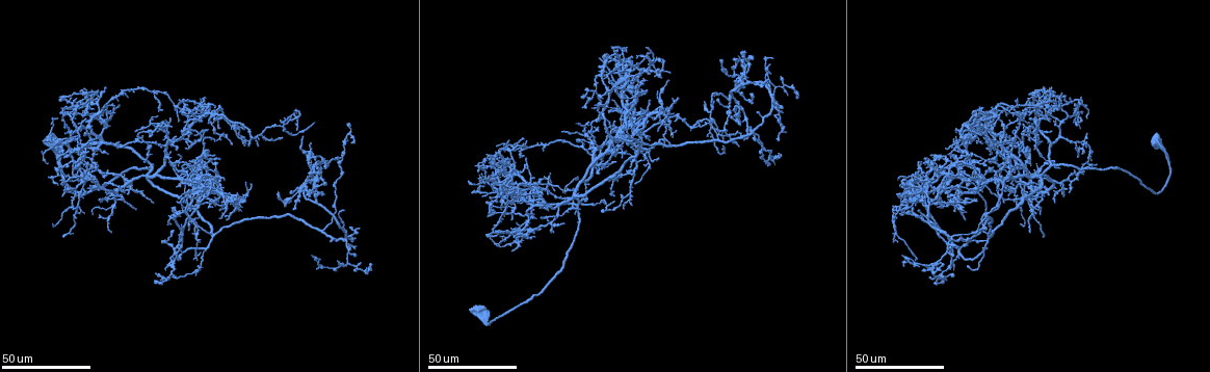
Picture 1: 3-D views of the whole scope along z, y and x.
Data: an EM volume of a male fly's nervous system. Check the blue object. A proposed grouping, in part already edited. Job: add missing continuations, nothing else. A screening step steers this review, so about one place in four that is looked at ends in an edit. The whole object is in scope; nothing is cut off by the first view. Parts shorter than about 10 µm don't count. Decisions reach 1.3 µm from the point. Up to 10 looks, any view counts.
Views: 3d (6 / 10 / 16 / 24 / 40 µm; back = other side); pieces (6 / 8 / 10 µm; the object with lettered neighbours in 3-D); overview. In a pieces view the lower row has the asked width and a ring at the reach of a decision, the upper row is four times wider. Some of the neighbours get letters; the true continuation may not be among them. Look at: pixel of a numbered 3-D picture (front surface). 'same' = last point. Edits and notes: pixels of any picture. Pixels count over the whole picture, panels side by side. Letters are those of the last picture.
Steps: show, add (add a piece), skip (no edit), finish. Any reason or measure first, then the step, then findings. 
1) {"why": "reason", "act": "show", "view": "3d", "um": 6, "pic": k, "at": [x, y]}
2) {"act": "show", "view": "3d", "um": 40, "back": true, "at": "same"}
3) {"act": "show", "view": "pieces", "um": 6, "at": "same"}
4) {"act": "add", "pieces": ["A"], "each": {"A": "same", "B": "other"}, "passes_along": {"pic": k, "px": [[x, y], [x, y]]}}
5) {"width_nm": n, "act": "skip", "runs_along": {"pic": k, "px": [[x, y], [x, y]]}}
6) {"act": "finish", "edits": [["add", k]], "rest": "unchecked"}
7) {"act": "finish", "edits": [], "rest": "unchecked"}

{"why": "long arm stops here", "act": "show", "view": "3d", "um": 24, "pic": 1, "at": [718, 130]}

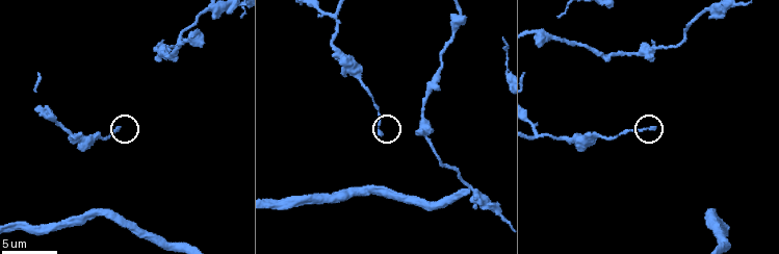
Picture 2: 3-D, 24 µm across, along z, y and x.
{"act": "show", "view": "pieces", "um": 6, "pic": 2, "at": [656, 128]}

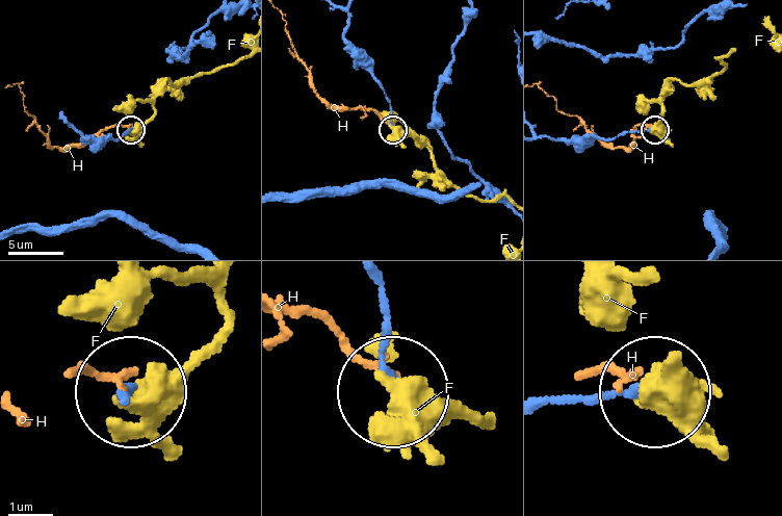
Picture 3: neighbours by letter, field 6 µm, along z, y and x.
{"width_nm": 230, "act": "skip", "each": {"F": "other", "H": "other"}, "runs_along": {"pic": 3, "px": [[373, 281], [392, 388]]}, "found": "none of them fits"}

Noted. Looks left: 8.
{"act": "show", "view": "3d", "um": 24, "pic": 1, "at": [645, 138]}

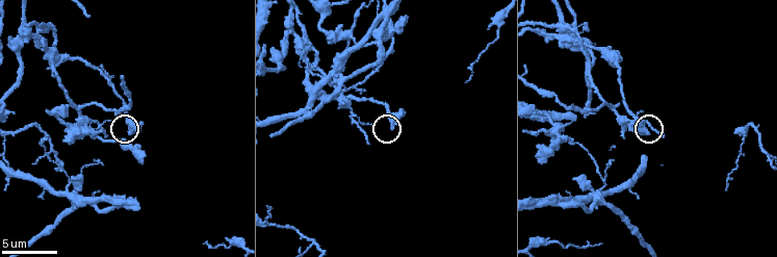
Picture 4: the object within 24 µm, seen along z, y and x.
{"act": "show", "view": "pieces", "um": 6, "pic": 4, "at": [648, 130]}

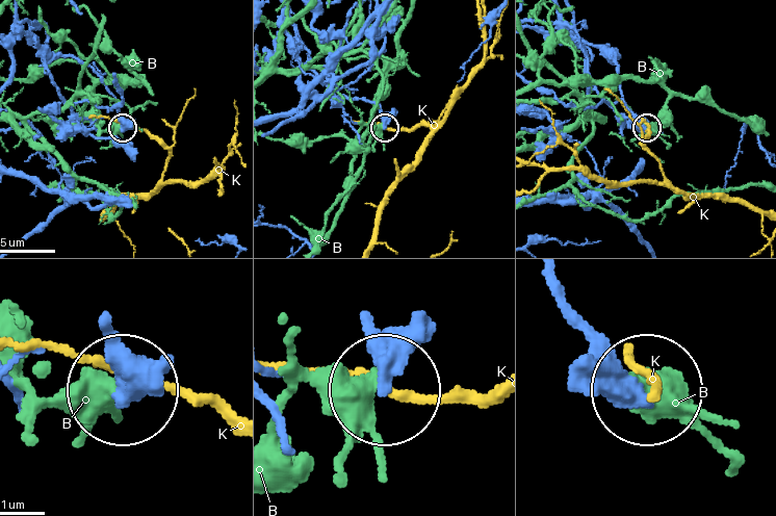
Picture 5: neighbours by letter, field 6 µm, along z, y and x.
{"width_nm": 410, "act": "skip", "each": {"B": "other", "K": "other"}, "found": "no lettered piece goes on from it"}

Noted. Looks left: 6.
{"why": "an open end", "act": "show", "view": "3d", "um": 24, "pic": 1, "at": [215, 121]}

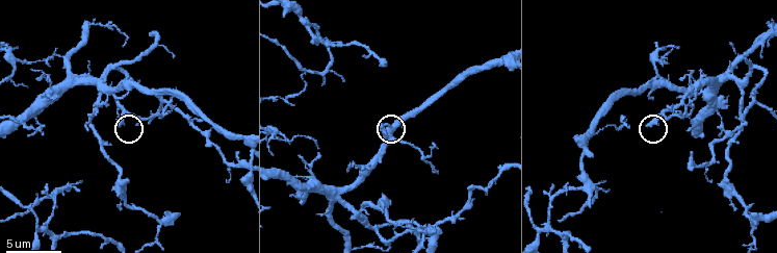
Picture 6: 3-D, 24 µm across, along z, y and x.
{"why": "what lies round it", "act": "show", "view": "pieces", "um": 6, "pic": 6, "at": [650, 126]}

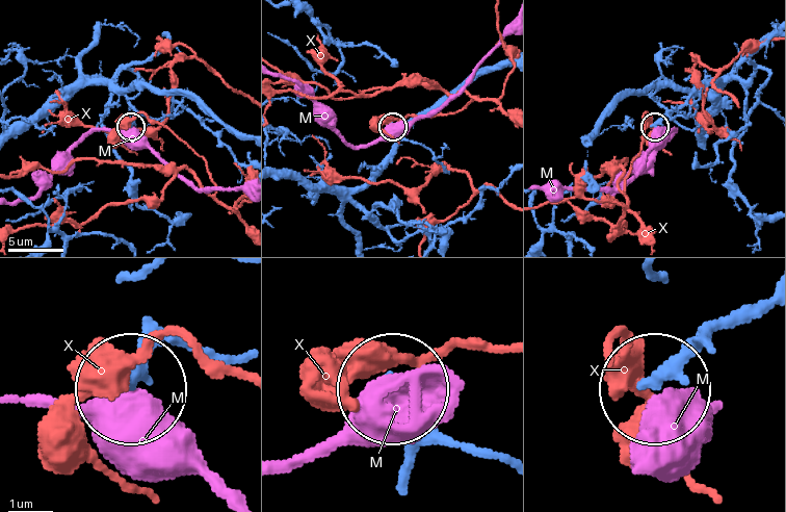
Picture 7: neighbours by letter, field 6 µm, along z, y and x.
{"act": "skip", "each": {"M": "other", "X": "other"}, "runs_along": {"pic": 7, "px": [[18, 134], [90, 84], [118, 90], [134, 109], [133, 125]]}, "found": "none of them fits"}

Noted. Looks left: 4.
{"why": "thick end", "act": "show", "view": "3d", "um": 24, "pic": 1, "at": [330, 242]}

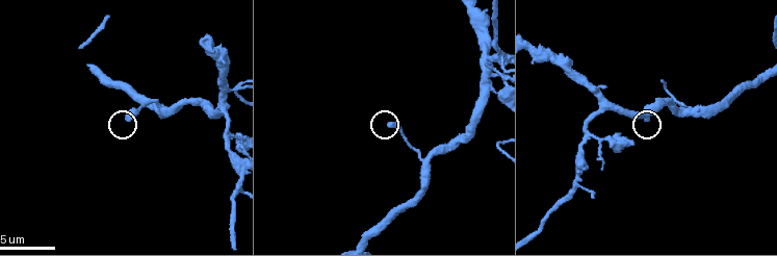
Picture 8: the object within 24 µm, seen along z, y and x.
{"act": "show", "view": "pieces", "um": 10, "pic": 8, "at": [388, 123]}

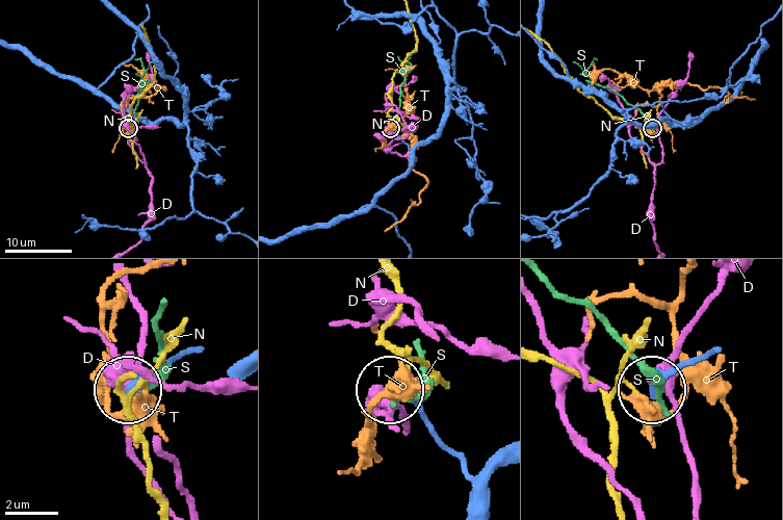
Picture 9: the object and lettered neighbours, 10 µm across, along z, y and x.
{"width_nm": 470, "act": "skip", "each": {"D": "other", "N": "other", "S": "other", "T": "other"}, "runs_along": {"pic": 9, "px": [[192, 349], [127, 387]]}, "found": "none of them fits"}

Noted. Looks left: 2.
{"why": "tapers out", "act": "show", "view": "3d", "um": 40, "pic": 1, "at": [506, 204]}

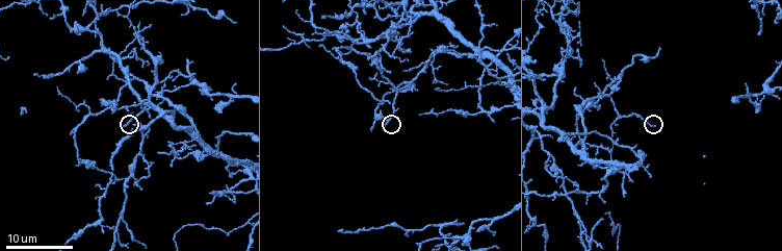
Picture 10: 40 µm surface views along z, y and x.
{"act": "show", "view": "pieces", "um": 8, "pic": 10, "at": [387, 125]}

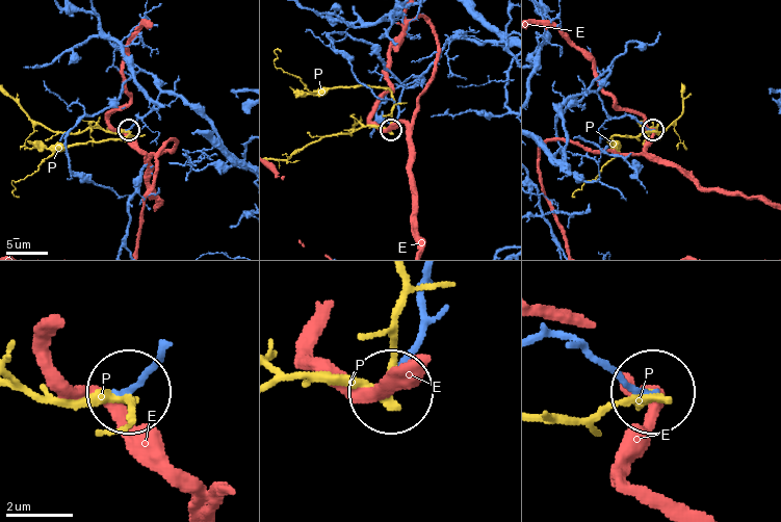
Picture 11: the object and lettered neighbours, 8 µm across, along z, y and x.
{"width_nm": 150, "act": "skip", "each": {"E": "other", "P": "other"}, "runs_along": {"pic": 11, "px": [[543, 338], [576, 336], [649, 392]]}, "found": "none of them fits"}

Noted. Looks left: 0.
{"act": "finish", "edits": [], "rest": "unchecked"}

